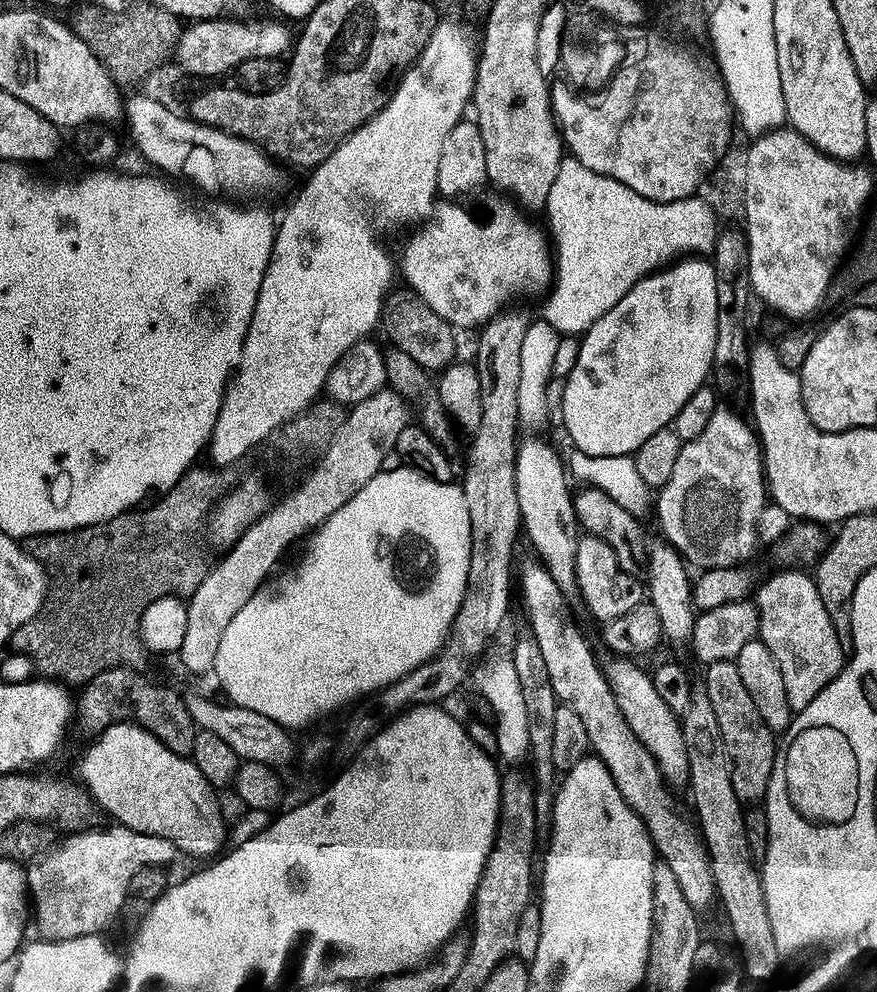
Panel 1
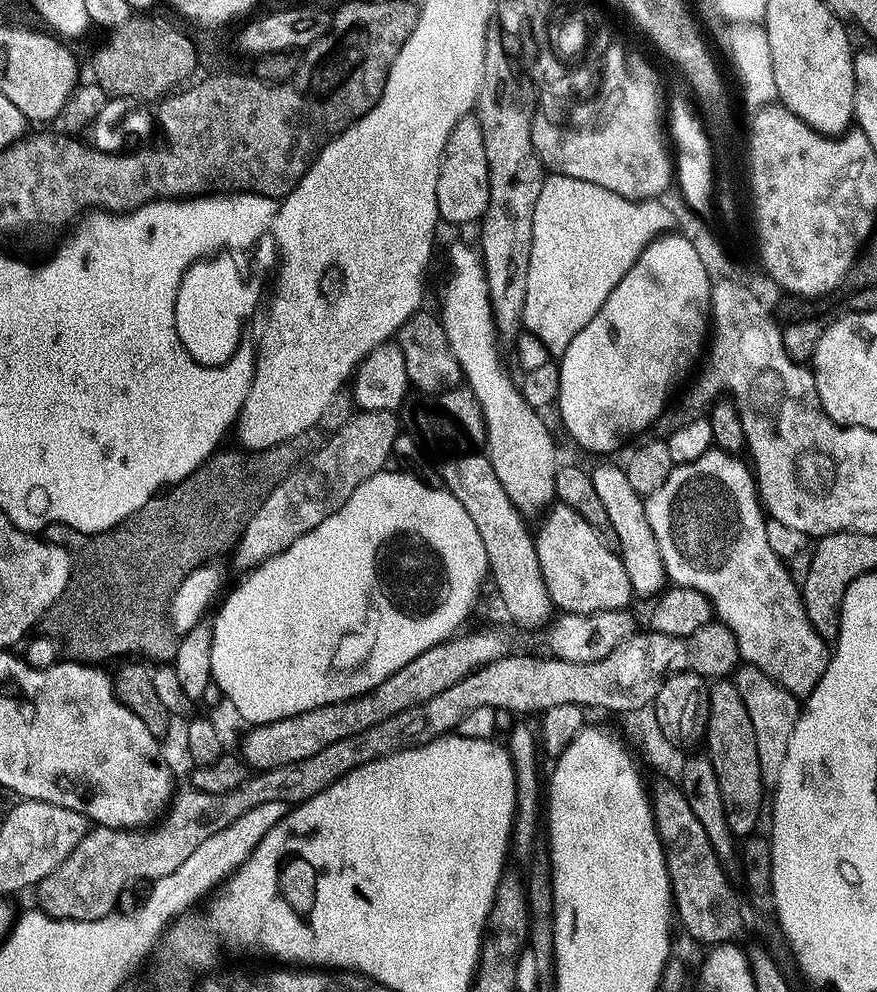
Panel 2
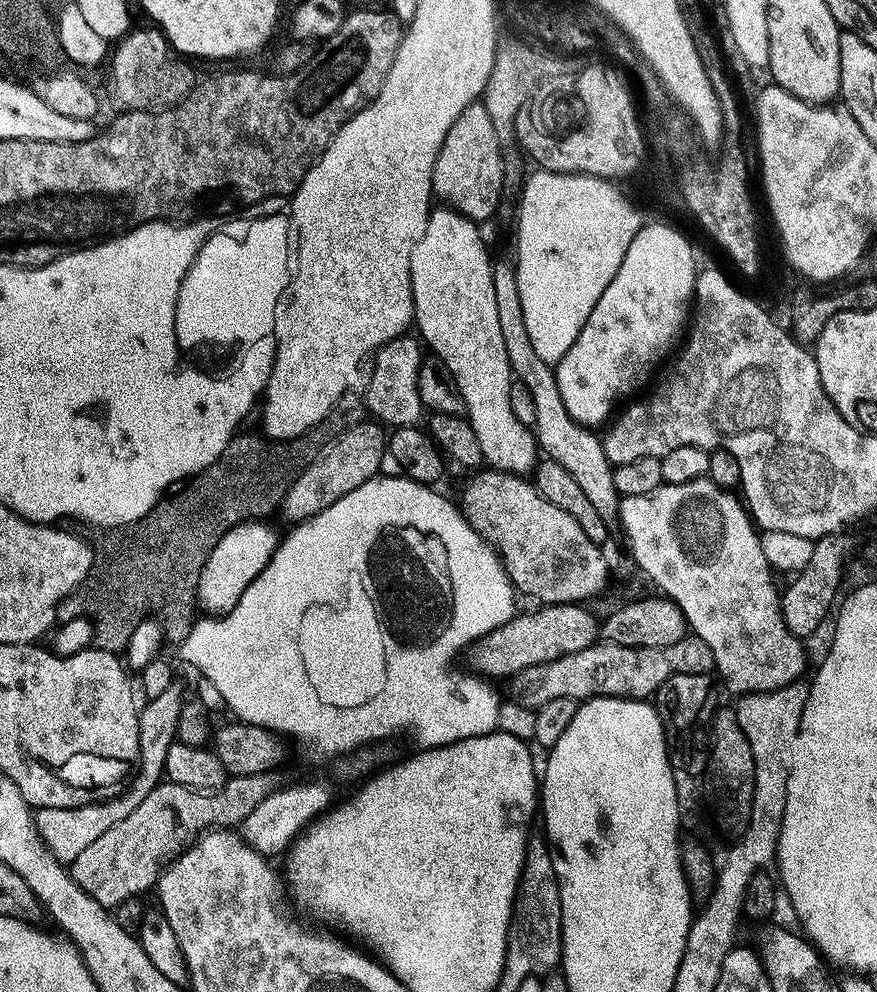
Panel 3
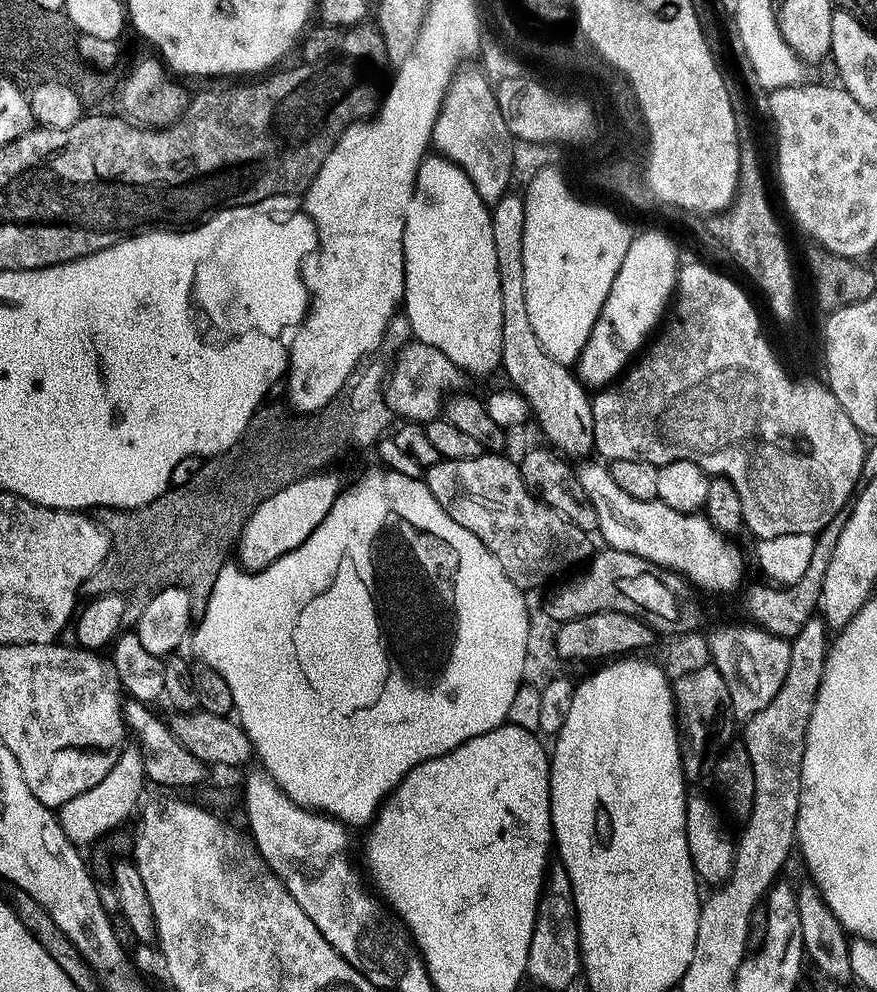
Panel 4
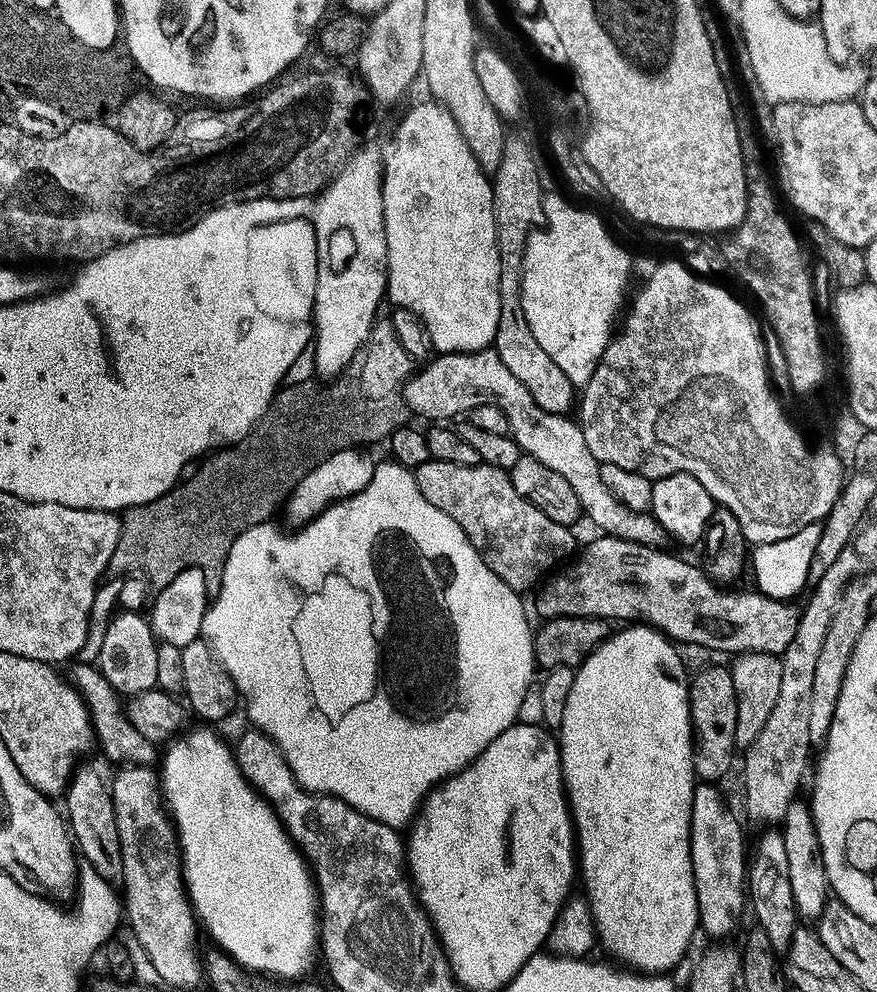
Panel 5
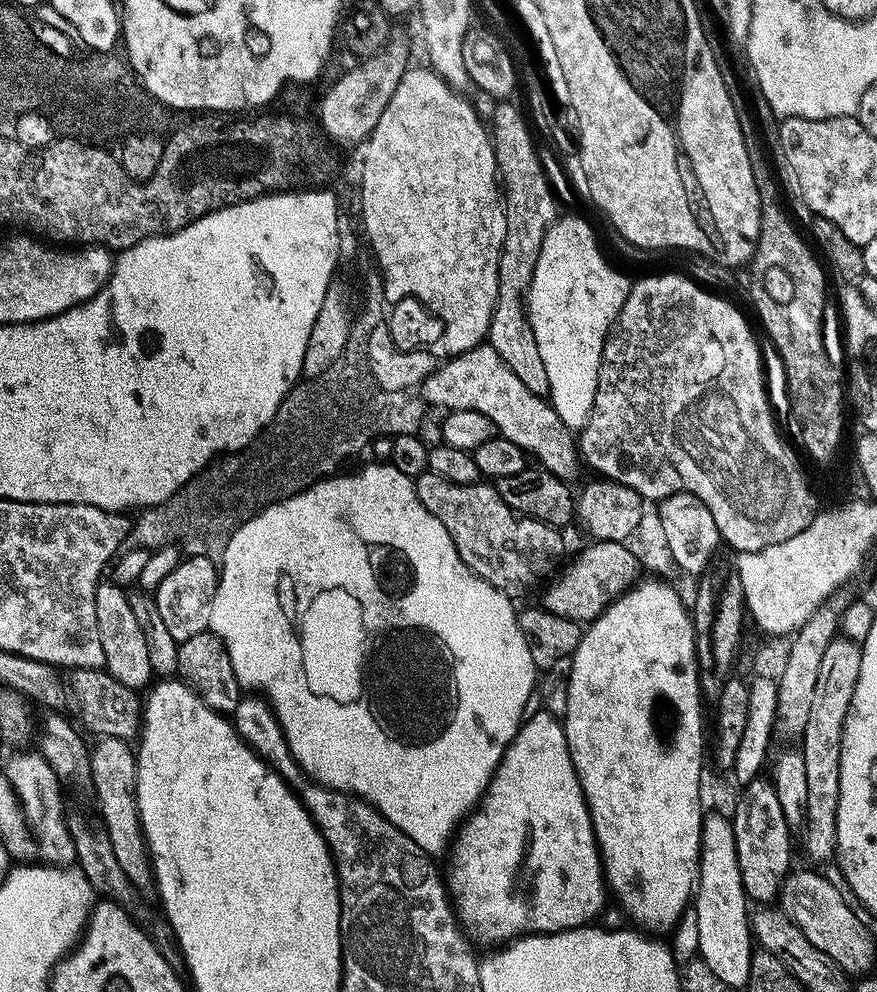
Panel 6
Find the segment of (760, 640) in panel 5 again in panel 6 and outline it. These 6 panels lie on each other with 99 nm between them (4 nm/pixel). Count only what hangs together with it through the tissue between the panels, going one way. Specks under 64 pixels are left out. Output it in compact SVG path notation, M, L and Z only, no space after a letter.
M597 540L589 545L589 548L582 549L572 561L569 559L547 581L546 587L543 589L545 592L542 607L550 614L558 614L558 618L577 622L595 620L619 596L623 596L633 584L637 583L638 577L641 575L640 563L620 542Z

